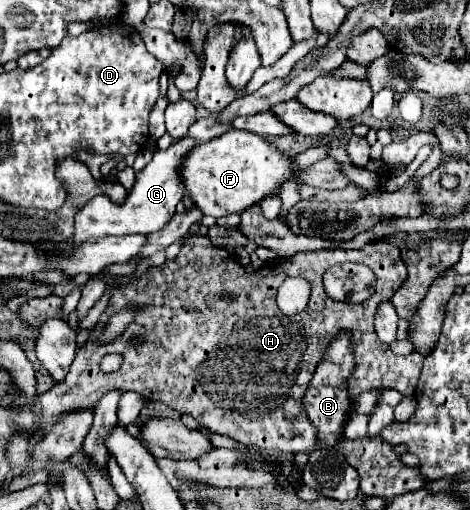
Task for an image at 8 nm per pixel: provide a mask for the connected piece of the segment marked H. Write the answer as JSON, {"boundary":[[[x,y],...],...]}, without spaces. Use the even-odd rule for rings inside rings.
{"boundary":[[[387,240],[365,244],[359,250],[301,252],[289,258],[289,262],[267,262],[251,274],[221,246],[183,244],[175,260],[167,260],[163,266],[149,266],[139,280],[113,290],[111,304],[95,326],[101,334],[115,310],[137,304],[141,312],[111,344],[95,344],[99,336],[93,330],[89,342],[77,352],[65,382],[55,384],[37,400],[35,408],[43,416],[41,426],[51,426],[65,410],[93,408],[109,388],[121,388],[139,392],[147,400],[163,402],[181,414],[191,414],[207,432],[225,434],[263,452],[275,456],[311,452],[317,436],[301,406],[301,398],[317,362],[341,328],[349,328],[355,336],[357,366],[349,378],[351,398],[375,388],[395,388],[401,394],[415,394],[421,374],[421,354],[397,356],[387,344],[379,342],[373,330],[373,318],[379,306],[377,296],[363,304],[351,304],[327,298],[323,290],[323,272],[331,264],[363,254],[379,254],[381,264],[397,264],[397,268],[383,266],[383,300],[389,300],[405,280],[405,266],[399,258],[399,248]],[[287,276],[303,276],[313,288],[307,308],[295,316],[285,316],[275,302],[277,288]],[[133,336],[141,336],[145,342],[131,348],[129,340]],[[107,352],[123,354],[123,364],[117,372],[105,374],[99,368]]]}

